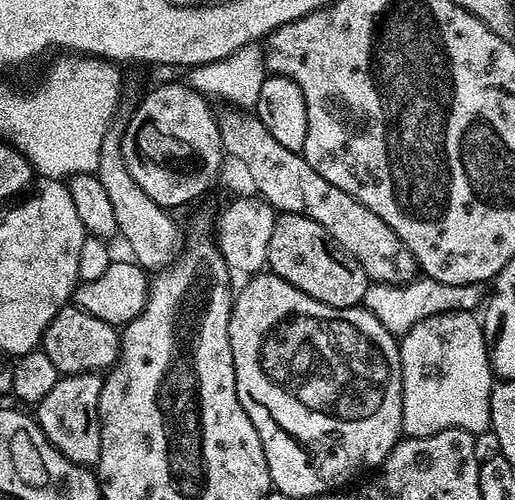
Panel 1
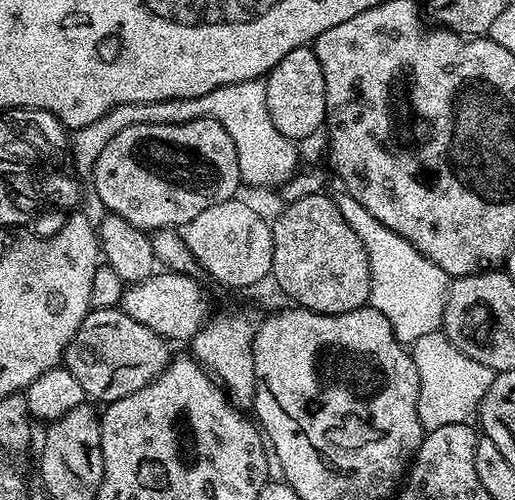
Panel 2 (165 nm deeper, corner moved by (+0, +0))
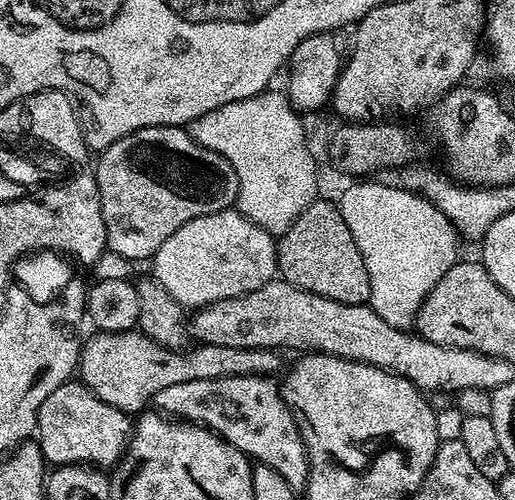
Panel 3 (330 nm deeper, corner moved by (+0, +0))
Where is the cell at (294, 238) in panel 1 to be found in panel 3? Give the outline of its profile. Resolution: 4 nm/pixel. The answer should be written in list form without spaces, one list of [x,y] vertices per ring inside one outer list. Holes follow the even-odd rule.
[[[323,198],[313,200],[302,214],[279,237],[276,246],[276,267],[279,279],[290,282],[302,290],[310,290],[310,294],[322,294],[322,298],[334,298],[334,302],[347,304],[368,304],[370,298],[370,274],[366,274],[366,262],[362,262],[362,250],[358,250],[358,242],[354,242],[354,234],[350,234],[350,226],[346,226],[346,218],[342,218],[339,207]]]

